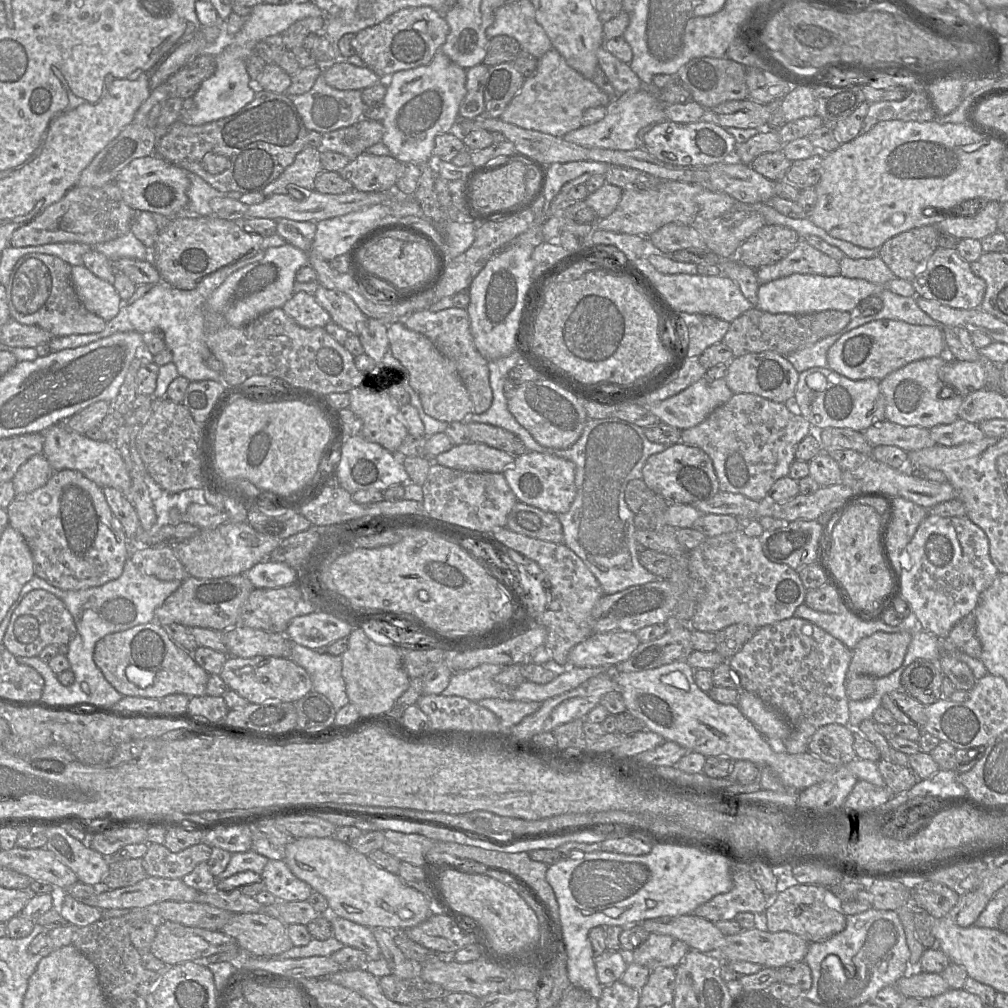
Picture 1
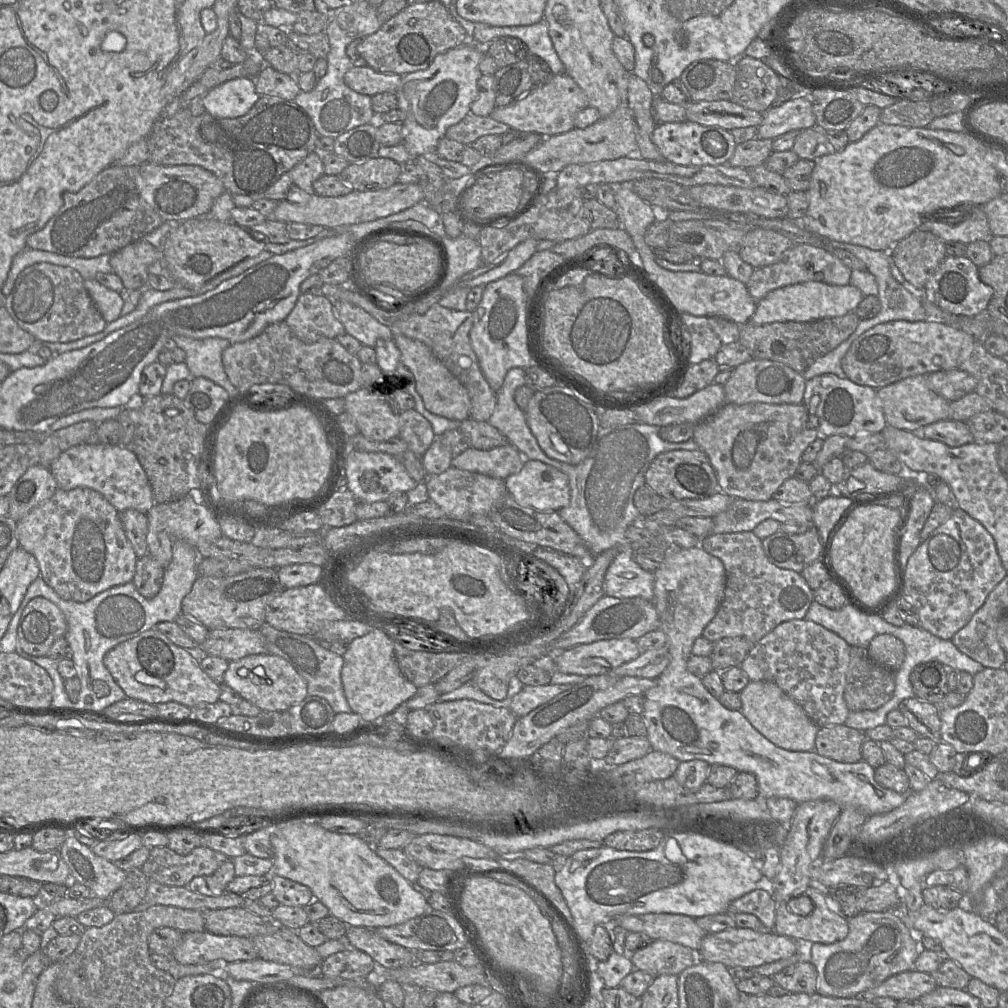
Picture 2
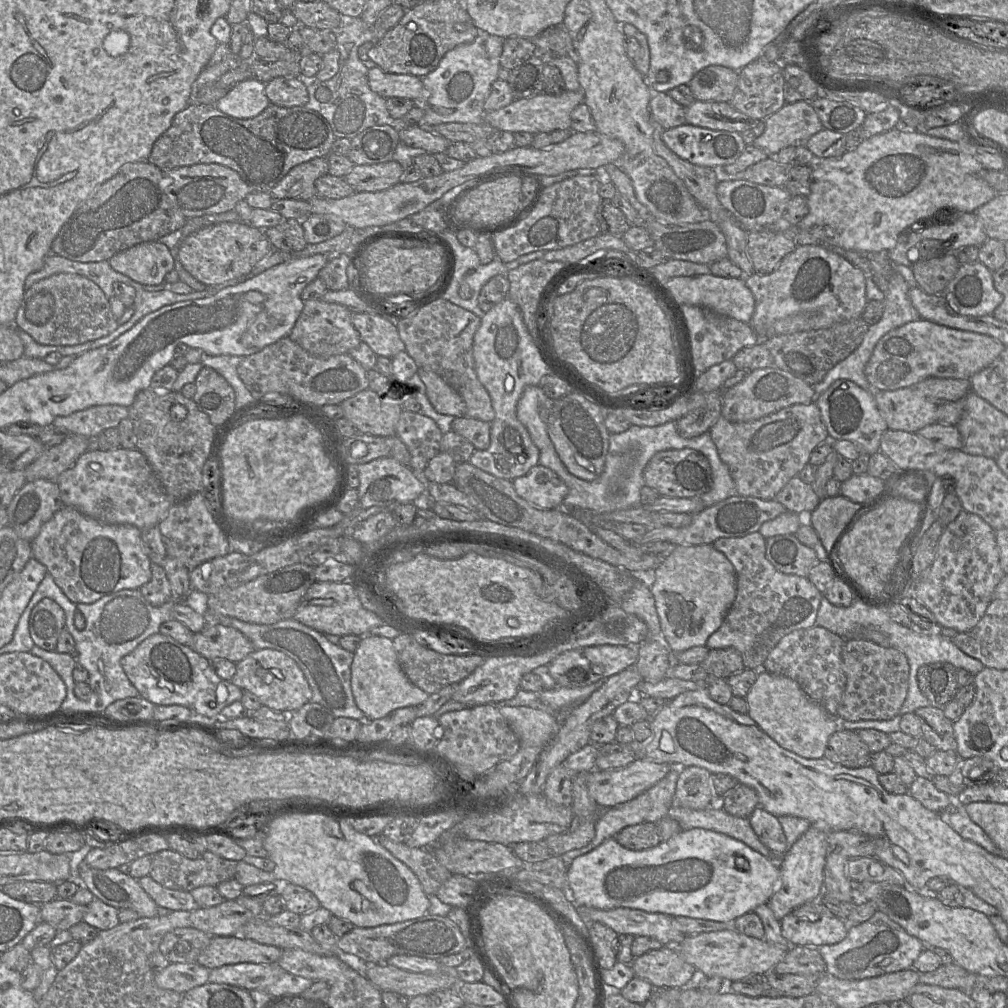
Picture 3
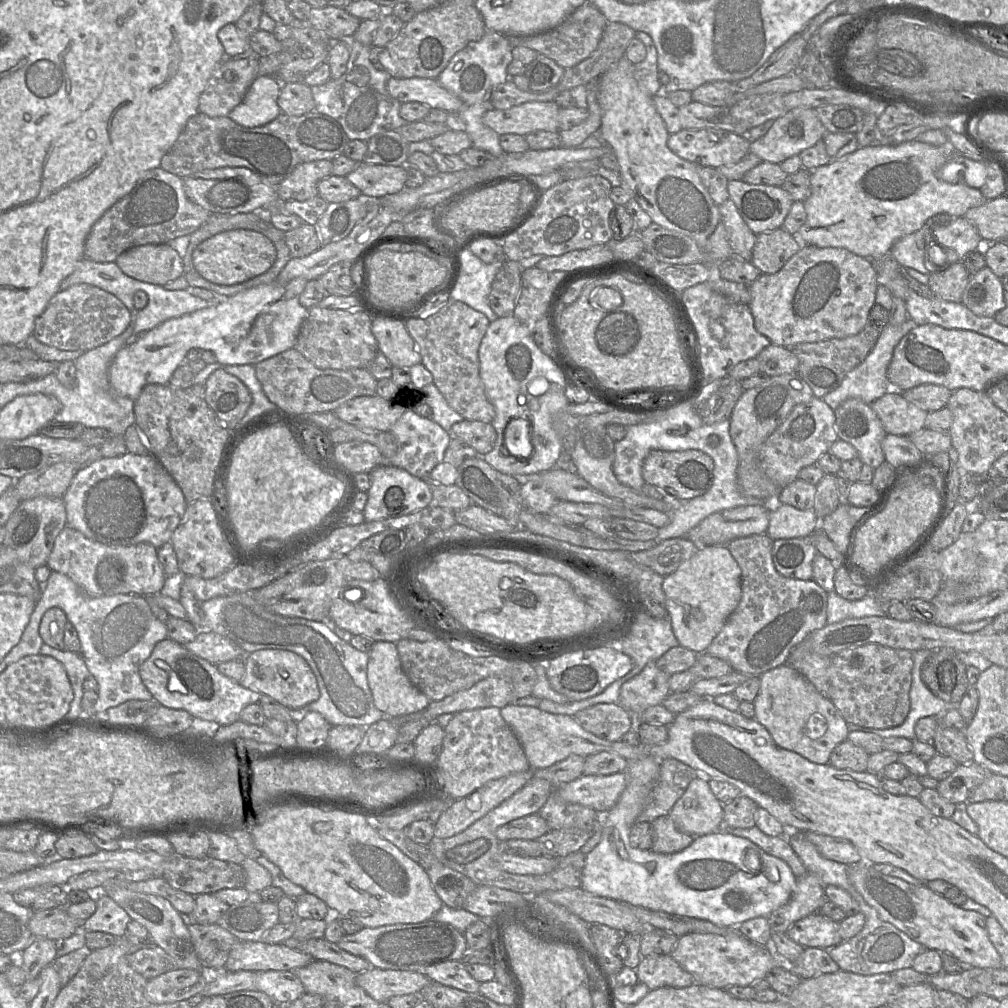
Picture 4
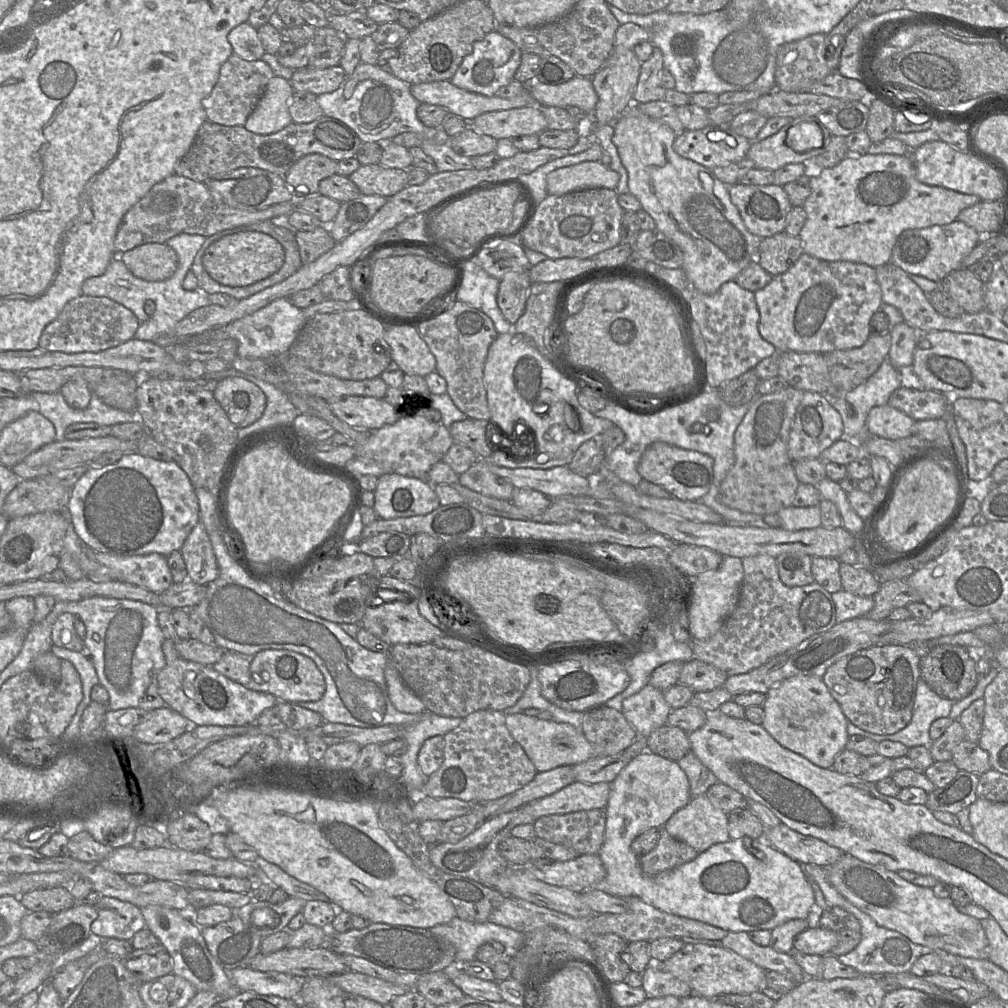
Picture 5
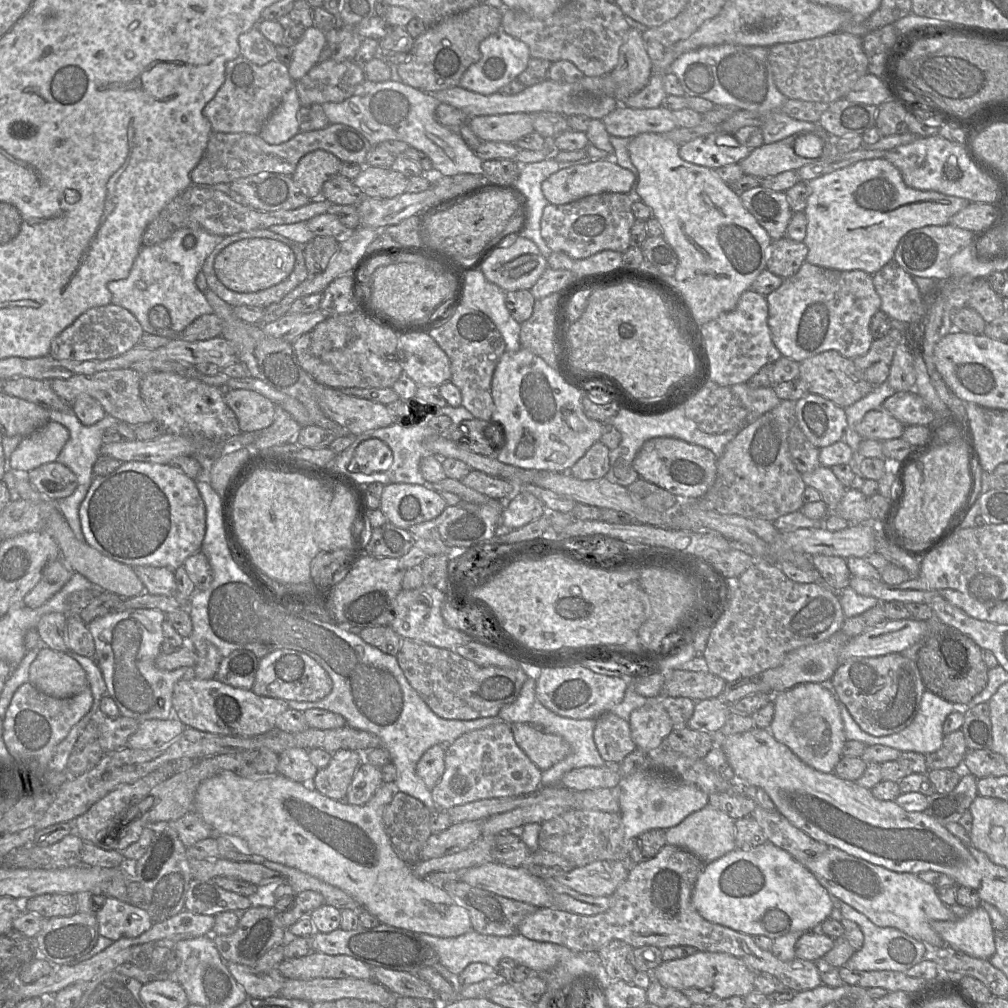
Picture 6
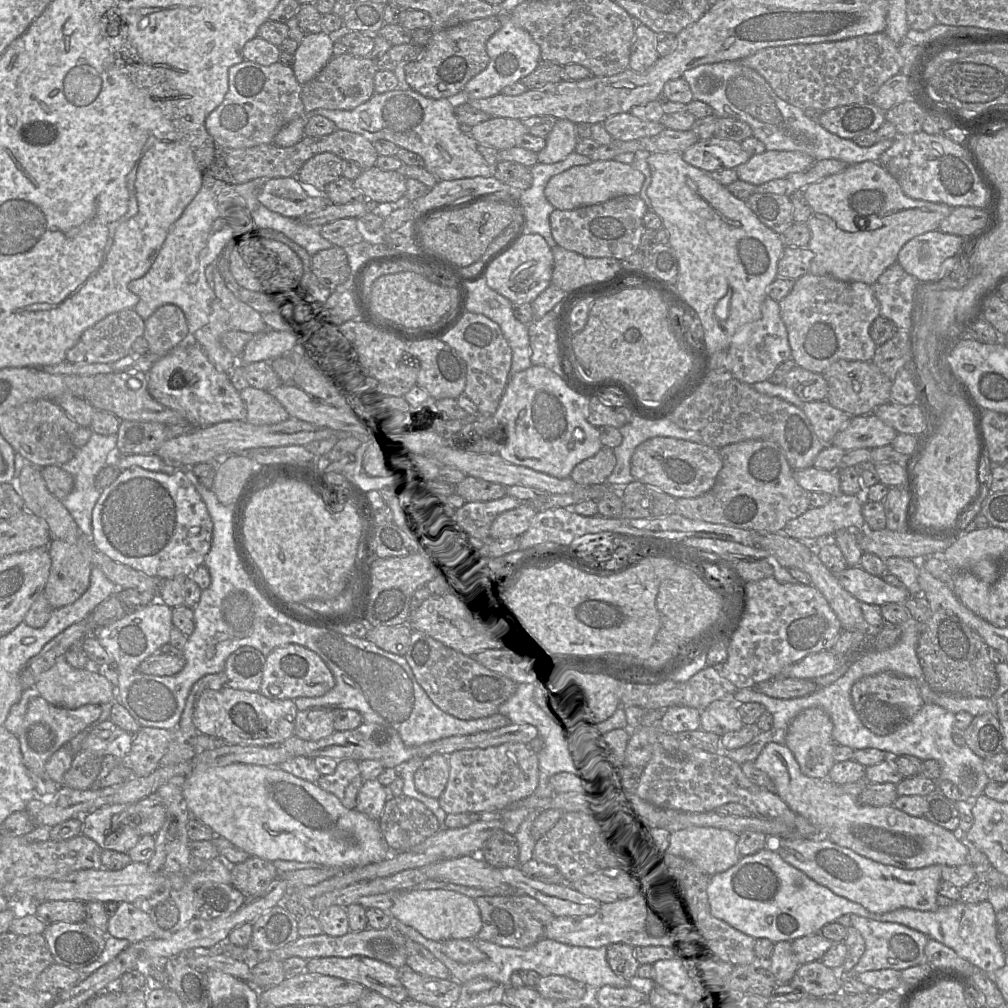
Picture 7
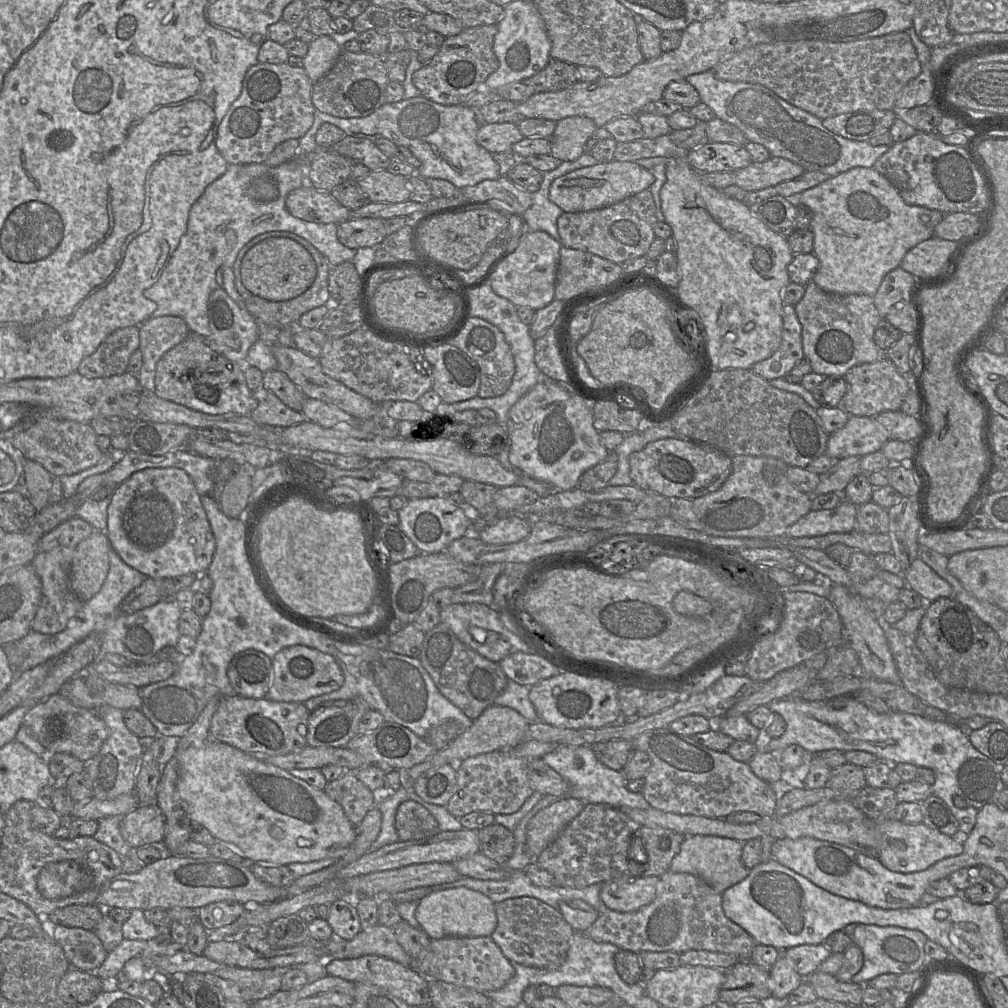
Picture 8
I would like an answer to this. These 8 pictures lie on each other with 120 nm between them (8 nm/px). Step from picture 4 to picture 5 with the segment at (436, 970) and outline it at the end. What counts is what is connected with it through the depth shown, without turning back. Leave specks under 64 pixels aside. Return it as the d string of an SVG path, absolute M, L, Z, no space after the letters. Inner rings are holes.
M456 963L448 965L443 972L466 996L493 1002L503 1001L496 981L482 980L470 976L460 970Z

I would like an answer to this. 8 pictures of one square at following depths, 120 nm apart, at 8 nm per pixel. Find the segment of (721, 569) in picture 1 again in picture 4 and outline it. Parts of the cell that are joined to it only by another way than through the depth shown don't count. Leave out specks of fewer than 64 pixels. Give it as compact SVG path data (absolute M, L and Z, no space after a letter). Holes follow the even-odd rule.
M765 533L737 538L726 544L741 569L741 601L706 650L707 654L728 662L734 671L753 676L760 676L786 664L794 647L807 639L812 632L827 625L828 593L813 579L787 578L778 573L772 560L773 541Z

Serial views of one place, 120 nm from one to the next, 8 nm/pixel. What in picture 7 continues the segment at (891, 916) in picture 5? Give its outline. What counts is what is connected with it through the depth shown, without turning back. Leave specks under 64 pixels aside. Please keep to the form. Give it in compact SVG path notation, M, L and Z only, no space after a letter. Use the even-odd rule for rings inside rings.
M781 838L781 848L776 852L785 862L820 885L826 886L836 895L858 903L870 912L883 914L900 908L935 911L939 908L937 888L942 881L941 871L944 865L935 864L912 870L900 869L861 856L828 839Z

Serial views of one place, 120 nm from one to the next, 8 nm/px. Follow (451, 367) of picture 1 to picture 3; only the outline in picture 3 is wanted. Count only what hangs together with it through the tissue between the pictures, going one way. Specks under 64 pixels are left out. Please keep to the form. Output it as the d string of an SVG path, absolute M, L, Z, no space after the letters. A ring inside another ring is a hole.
M418 368L417 374L426 387L426 395L434 409L443 415L463 417L466 405L461 395L431 370Z

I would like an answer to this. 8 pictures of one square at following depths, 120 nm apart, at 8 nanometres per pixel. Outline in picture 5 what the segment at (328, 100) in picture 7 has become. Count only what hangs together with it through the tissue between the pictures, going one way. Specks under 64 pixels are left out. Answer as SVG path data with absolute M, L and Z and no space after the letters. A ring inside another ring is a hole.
M340 65L328 68L304 67L294 70L293 76L289 81L294 91L320 95L337 90L347 76Z

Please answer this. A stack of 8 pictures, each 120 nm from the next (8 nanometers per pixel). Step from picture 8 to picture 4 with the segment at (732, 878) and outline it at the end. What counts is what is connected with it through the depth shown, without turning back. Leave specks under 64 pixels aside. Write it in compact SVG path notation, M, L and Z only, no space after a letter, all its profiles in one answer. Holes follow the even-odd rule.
M705 777L690 782L669 816L676 827L693 837L714 833L722 827L723 804L715 797Z

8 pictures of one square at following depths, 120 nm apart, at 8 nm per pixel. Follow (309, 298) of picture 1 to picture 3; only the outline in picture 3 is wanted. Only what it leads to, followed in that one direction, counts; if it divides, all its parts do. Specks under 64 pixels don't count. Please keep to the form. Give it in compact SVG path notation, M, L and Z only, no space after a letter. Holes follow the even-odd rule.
M323 299L304 301L303 309L295 325L290 339L304 350L317 357L329 357L346 354L361 343L361 337L352 323L352 312L337 303L329 303Z

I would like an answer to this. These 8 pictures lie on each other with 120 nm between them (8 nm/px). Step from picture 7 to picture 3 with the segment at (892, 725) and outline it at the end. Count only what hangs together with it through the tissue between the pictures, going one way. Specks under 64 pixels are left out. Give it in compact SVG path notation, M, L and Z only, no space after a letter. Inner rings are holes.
M846 640L842 660L846 686L838 706L840 721L890 720L901 709L908 693L909 662L898 649L883 647L867 640Z

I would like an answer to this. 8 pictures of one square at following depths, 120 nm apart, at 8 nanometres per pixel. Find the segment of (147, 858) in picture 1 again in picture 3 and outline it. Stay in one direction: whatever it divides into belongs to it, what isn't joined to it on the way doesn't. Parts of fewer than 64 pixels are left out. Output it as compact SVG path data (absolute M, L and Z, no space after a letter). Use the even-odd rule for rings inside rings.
M167 849L151 855L149 876L166 888L191 892L200 886L217 887L219 883L235 878L237 863L208 850L197 859L189 859L177 851Z

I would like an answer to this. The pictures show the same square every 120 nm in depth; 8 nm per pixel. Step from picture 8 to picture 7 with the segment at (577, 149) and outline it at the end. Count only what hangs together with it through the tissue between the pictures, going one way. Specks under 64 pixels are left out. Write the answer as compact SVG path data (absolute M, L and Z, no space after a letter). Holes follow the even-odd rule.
M558 119L545 140L545 148L537 153L538 163L554 164L565 159L575 151L579 140L576 123L567 119Z

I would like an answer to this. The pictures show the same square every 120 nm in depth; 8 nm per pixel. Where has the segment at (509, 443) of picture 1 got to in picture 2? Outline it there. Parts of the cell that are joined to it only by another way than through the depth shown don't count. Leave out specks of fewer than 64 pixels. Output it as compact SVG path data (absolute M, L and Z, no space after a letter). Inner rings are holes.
M472 418L458 423L458 429L470 440L470 445L478 450L489 450L509 443L497 428Z

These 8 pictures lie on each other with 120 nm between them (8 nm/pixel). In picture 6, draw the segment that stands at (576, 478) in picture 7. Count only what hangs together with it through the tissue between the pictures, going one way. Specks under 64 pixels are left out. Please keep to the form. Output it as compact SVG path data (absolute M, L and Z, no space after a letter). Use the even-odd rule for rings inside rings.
M595 442L569 469L575 478L593 480L605 477L609 471L609 449L602 442Z

